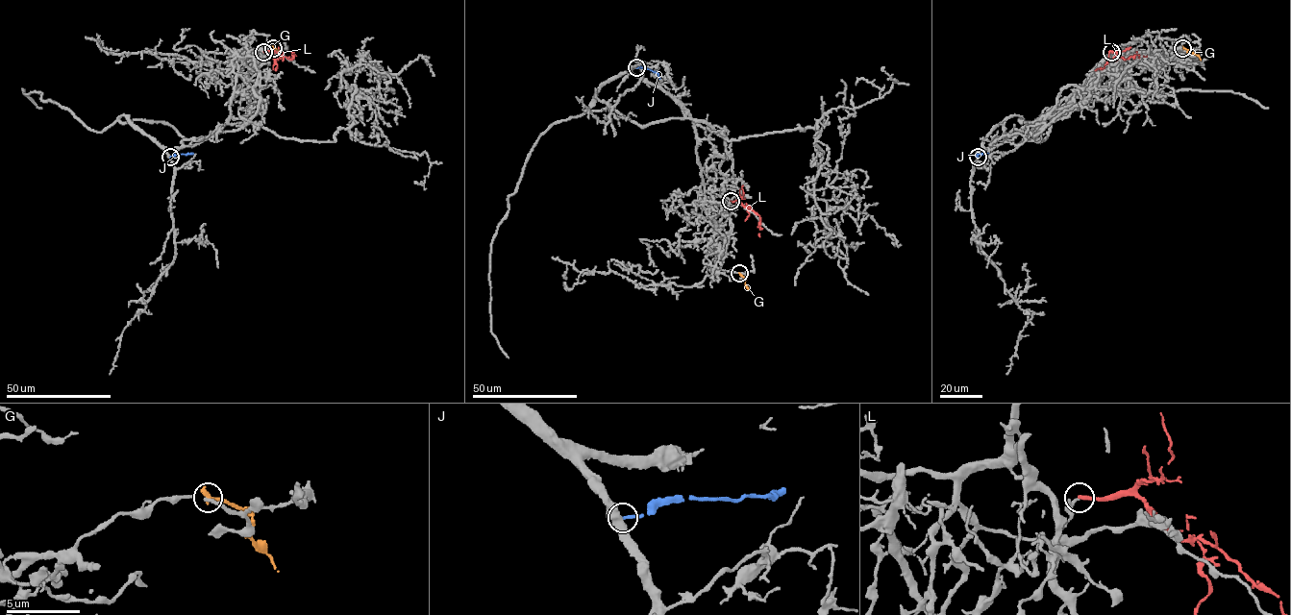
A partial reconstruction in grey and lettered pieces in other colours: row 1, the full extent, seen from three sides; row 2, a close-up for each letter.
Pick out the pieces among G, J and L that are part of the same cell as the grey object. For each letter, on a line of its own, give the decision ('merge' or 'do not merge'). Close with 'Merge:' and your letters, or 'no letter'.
G: do not merge
J: do not merge
L: do not merge
Merge: no letter

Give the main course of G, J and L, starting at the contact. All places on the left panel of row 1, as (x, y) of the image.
G: (273, 48), (279, 50), (283, 60)
J: (169, 157), (193, 153)
L: (263, 52), (276, 51), (292, 59), (293, 56)

